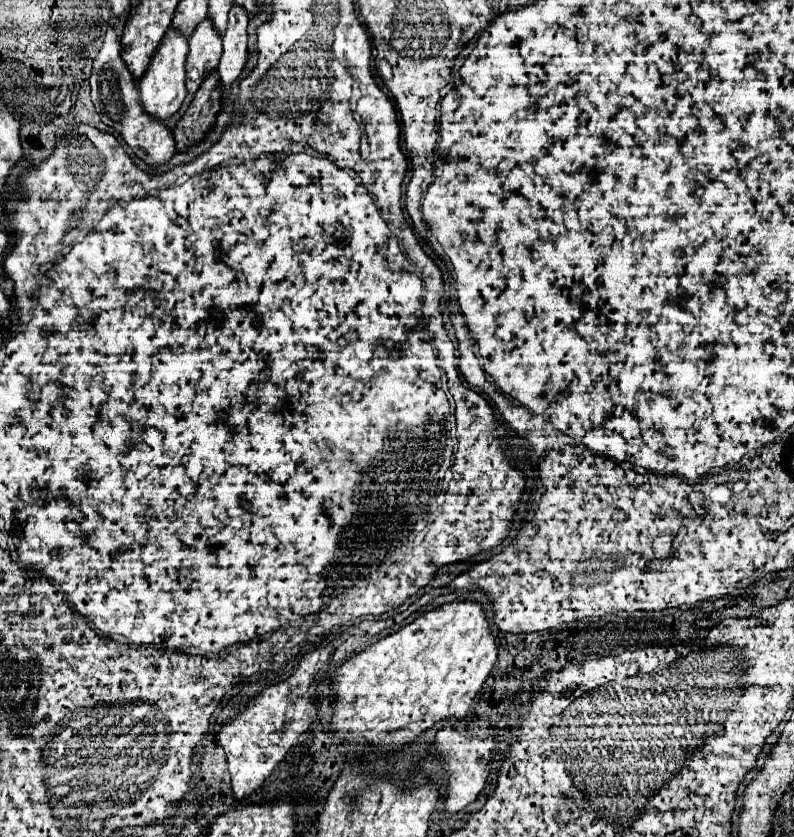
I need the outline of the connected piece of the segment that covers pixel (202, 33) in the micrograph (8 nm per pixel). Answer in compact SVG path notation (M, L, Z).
M206 19L202 21L194 35L188 39L188 45L190 45L190 51L188 51L188 59L186 59L186 71L196 71L198 73L198 79L194 81L186 81L186 89L190 95L194 95L202 81L218 69L218 59L222 55L222 39L220 35L214 31L212 23Z

